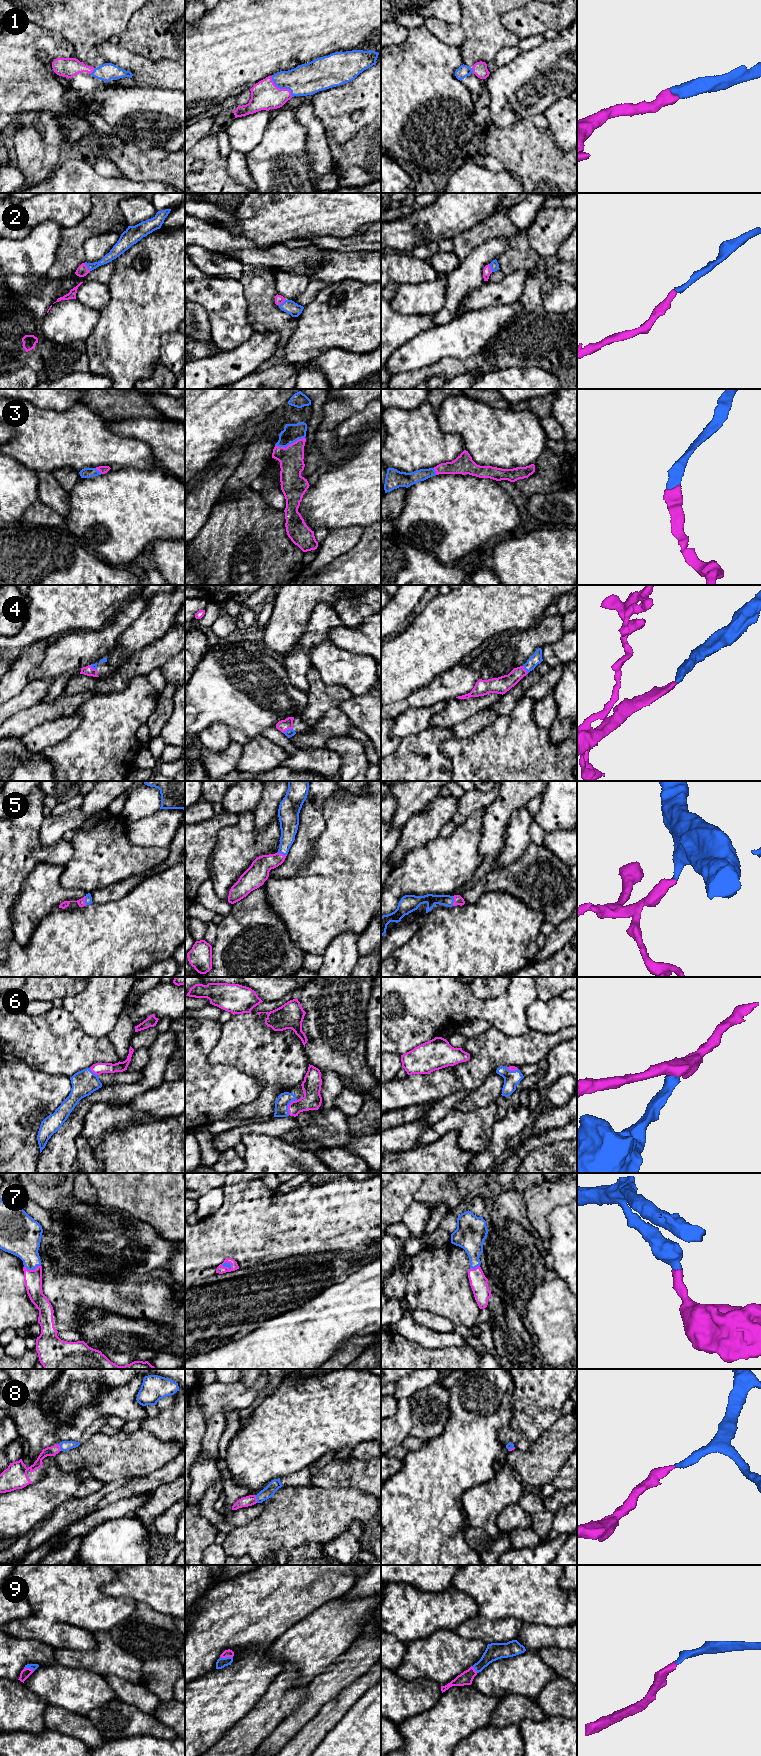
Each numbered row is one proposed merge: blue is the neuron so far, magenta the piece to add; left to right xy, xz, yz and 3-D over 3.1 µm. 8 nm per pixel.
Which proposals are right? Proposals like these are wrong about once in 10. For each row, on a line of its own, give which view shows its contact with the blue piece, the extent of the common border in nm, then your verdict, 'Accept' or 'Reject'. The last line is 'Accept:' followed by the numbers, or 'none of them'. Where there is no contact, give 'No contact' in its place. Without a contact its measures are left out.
1: Touches blue in xz. Shared border 240 nm. Accept
2: Touches blue in xy. Shared border 80 nm. Accept
3: Touches blue in xz. Shared border 260 nm. Accept
4: Touches blue in xz. Shared border 90 nm. Accept
5: Touches blue in xy. Shared border 80 nm. Accept
6: Touches blue in xz. Shared border 140 nm. Accept
7: Touches blue in xy. Shared border 140 nm. Accept
8: Touches blue in xz. Shared border 70 nm. Accept
9: Touches blue in xz. Shared border 100 nm. Accept
Accept: 1, 2, 3, 4, 5, 6, 7, 8, 9

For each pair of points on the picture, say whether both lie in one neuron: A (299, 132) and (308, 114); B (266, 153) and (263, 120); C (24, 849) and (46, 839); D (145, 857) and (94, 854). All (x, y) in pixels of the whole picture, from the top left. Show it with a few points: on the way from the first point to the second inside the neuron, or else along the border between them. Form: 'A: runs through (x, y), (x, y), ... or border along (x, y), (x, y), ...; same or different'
A: border along (293, 109), (296, 118), (306, 129), (305, 148); different
B: border along (271, 119), (264, 131), (263, 138), (251, 151); different
C: border along (43, 819), (40, 825), (39, 841), (47, 847); different
D: runs through (132, 857), (107, 857); same

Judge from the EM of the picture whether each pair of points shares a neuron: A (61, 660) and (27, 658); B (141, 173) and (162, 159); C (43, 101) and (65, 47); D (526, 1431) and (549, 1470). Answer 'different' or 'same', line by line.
A: different
B: same
C: same
D: different

